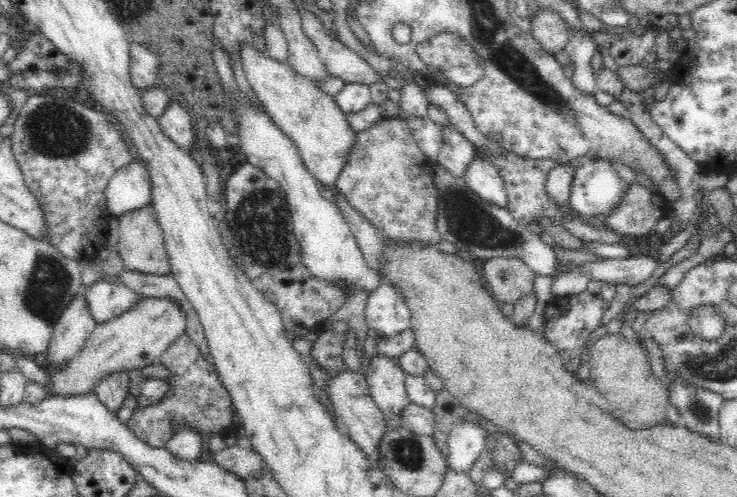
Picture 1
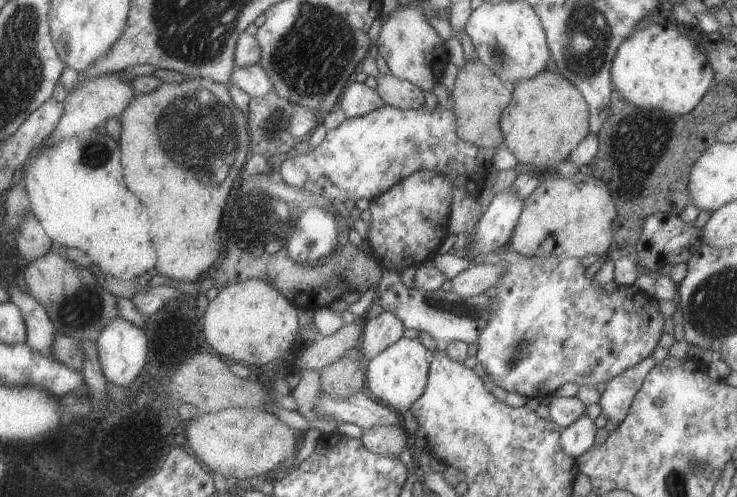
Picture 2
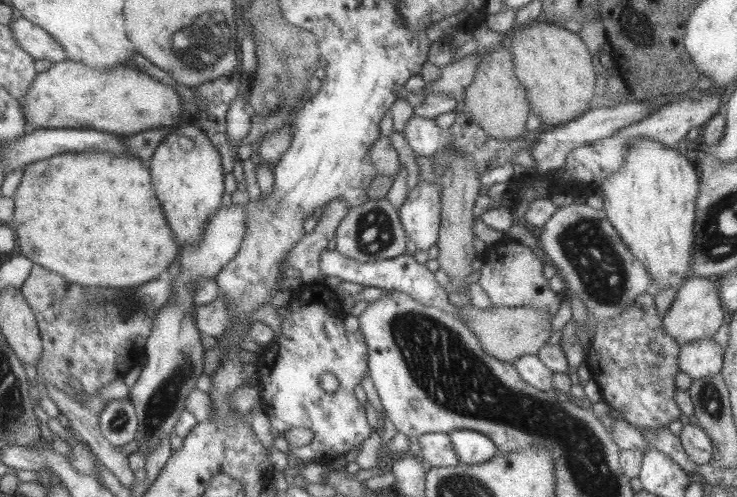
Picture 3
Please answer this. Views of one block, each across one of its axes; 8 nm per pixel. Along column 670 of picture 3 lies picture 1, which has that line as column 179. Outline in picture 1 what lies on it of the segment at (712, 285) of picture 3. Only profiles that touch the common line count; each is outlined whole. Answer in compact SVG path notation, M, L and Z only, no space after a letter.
M148 298L136 302L121 316L97 323L83 349L72 362L56 372L48 371L52 394L88 394L107 375L142 370L160 361L162 353L185 333L186 313L170 298Z

